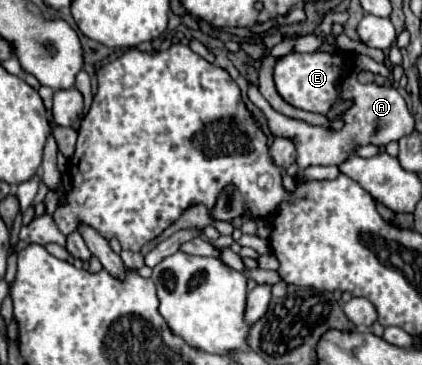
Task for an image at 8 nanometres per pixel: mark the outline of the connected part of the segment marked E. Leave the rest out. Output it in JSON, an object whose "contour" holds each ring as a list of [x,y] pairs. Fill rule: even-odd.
{"contour":[[[312,51],[312,53],[288,53],[276,59],[274,65],[274,83],[280,97],[304,111],[326,115],[336,103],[340,103],[338,87],[352,71],[352,57],[344,57],[342,53],[326,53],[326,51]]]}

